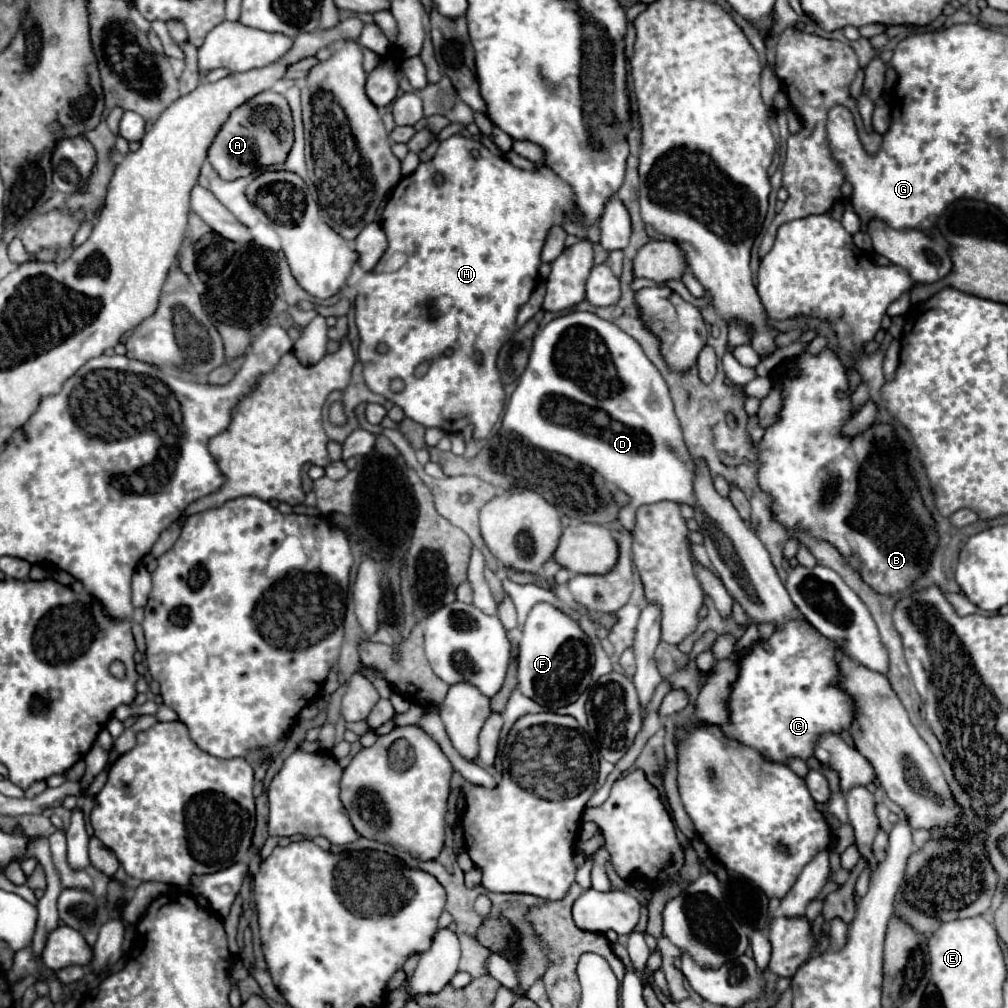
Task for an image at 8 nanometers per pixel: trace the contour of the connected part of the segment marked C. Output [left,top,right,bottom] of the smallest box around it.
[723,620,855,762]

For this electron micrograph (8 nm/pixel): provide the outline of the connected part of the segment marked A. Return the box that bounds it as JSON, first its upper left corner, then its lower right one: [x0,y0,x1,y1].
[209,90,293,180]

